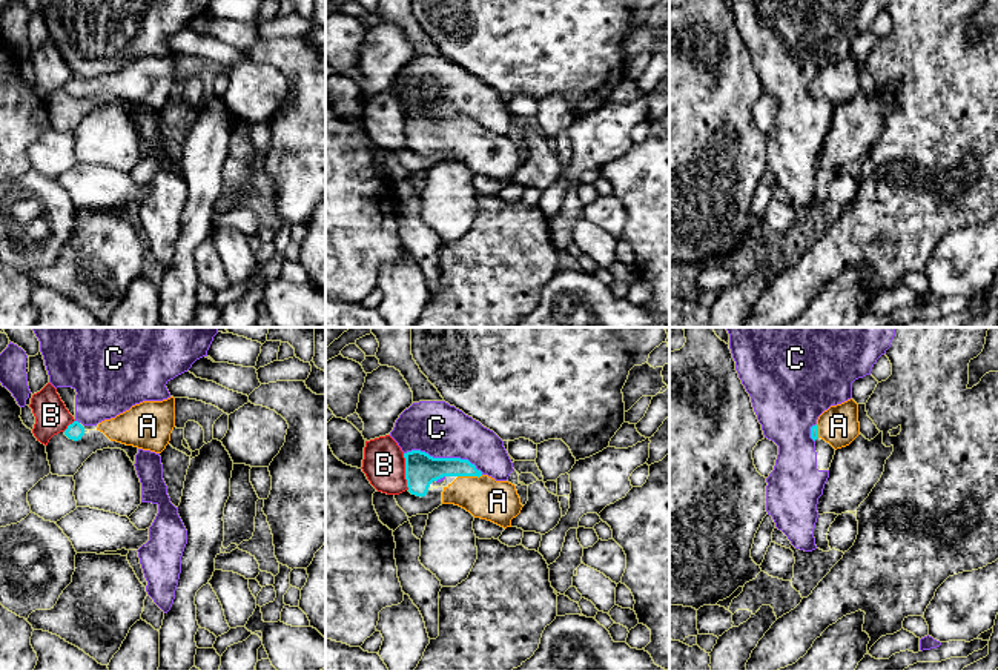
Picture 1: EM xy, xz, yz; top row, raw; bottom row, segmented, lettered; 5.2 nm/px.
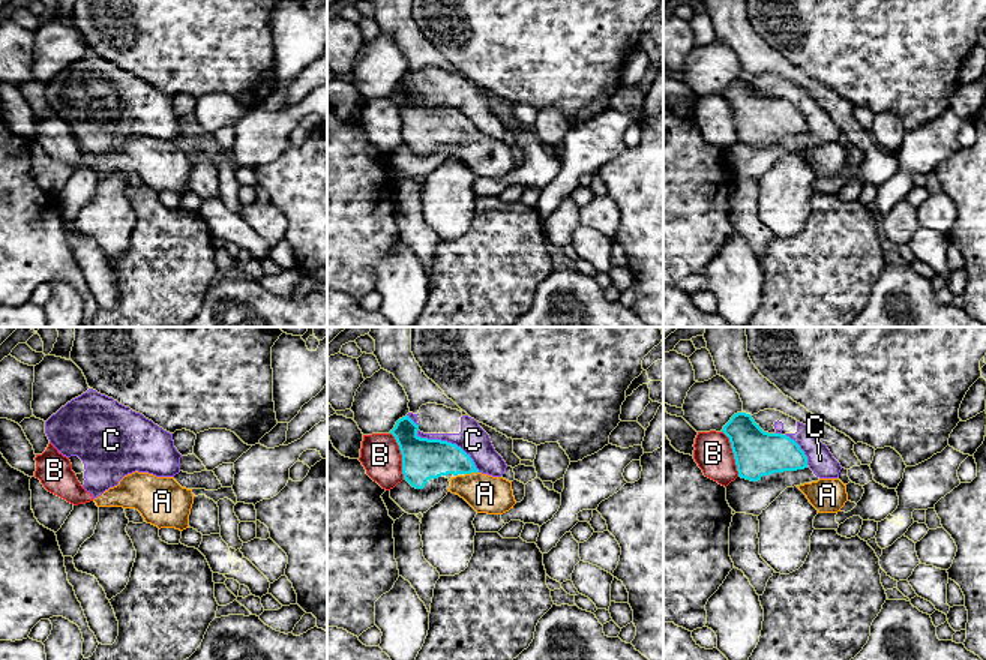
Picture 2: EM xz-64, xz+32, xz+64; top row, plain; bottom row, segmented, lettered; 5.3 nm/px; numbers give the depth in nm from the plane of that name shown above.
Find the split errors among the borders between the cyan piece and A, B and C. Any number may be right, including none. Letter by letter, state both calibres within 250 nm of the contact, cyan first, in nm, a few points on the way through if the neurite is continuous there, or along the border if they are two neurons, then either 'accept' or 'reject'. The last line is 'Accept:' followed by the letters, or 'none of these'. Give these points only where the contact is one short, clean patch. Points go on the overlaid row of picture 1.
A: calibres 160 and 220 nm; way xz (422, 470), (462, 469), (470, 475), (498, 501); accept
B: calibres 170 and 220 nm; reject
C: calibres 170 and 280 nm; reject
Accept: A

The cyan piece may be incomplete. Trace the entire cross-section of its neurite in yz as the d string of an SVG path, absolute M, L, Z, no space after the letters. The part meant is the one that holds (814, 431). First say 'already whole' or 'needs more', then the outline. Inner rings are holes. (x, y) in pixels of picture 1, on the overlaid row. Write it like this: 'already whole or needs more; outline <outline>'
needs more; outline M851 398L825 410L811 427L811 438L829 443L835 450L849 446L860 435L858 404Z

